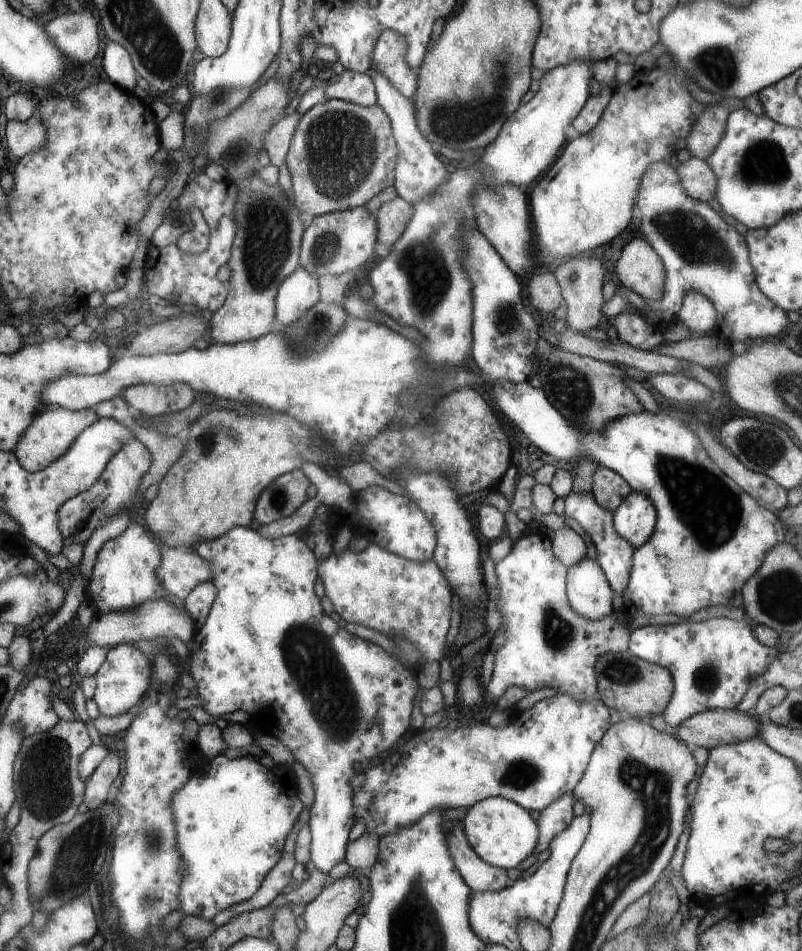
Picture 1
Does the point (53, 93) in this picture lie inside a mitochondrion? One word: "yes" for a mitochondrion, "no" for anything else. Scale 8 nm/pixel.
no

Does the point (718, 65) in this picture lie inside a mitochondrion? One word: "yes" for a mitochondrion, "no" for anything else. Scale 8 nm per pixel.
yes

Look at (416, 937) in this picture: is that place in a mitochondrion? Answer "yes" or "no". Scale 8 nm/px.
yes

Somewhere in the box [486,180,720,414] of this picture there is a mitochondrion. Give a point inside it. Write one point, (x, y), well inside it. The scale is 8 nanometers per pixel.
(502, 315)

